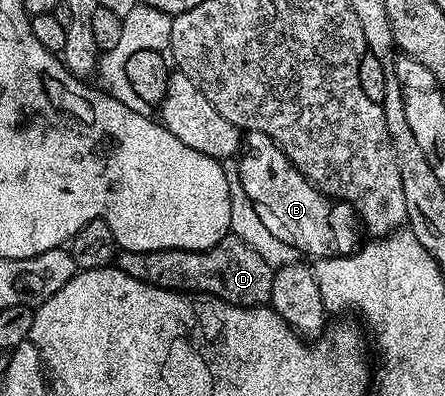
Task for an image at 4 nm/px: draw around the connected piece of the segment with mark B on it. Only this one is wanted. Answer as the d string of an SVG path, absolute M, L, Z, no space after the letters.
M250 133L248 144L245 146L241 157L242 162L238 165L236 180L241 183L242 189L248 195L250 202L257 205L261 210L260 220L263 221L264 227L268 227L268 231L272 231L272 235L276 235L276 239L281 239L282 242L288 243L299 254L307 253L310 259L343 257L359 248L360 241L354 238L354 225L356 229L354 210L346 203L332 204L331 198L327 197L325 193L321 193L319 189L315 189L314 184L287 159L284 151L280 151L277 143L272 139L268 139L268 135Z

